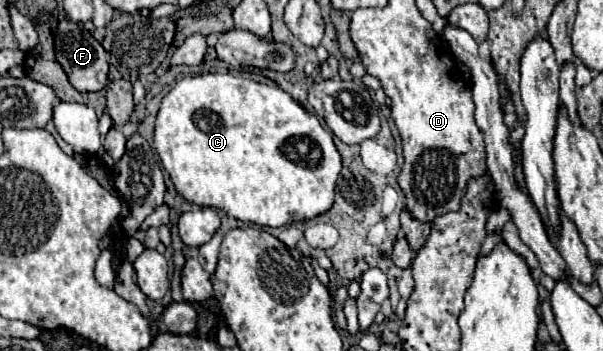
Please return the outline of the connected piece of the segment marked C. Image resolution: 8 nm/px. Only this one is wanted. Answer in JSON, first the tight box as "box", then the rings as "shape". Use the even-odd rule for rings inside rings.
{"box":[155,73,341,227],"shape":[[[207,73],[207,75],[197,75],[197,77],[185,77],[175,83],[175,87],[165,95],[161,101],[161,109],[155,121],[155,147],[159,151],[161,163],[171,175],[171,181],[181,197],[185,197],[189,203],[201,205],[201,207],[213,207],[225,211],[229,217],[243,221],[243,223],[257,223],[263,227],[281,227],[287,223],[299,223],[299,221],[309,221],[317,215],[323,215],[331,209],[333,199],[335,199],[335,181],[341,173],[341,155],[333,143],[331,133],[319,123],[319,119],[303,109],[289,93],[279,89],[277,85],[263,85],[245,77],[235,77],[231,73]]]}

